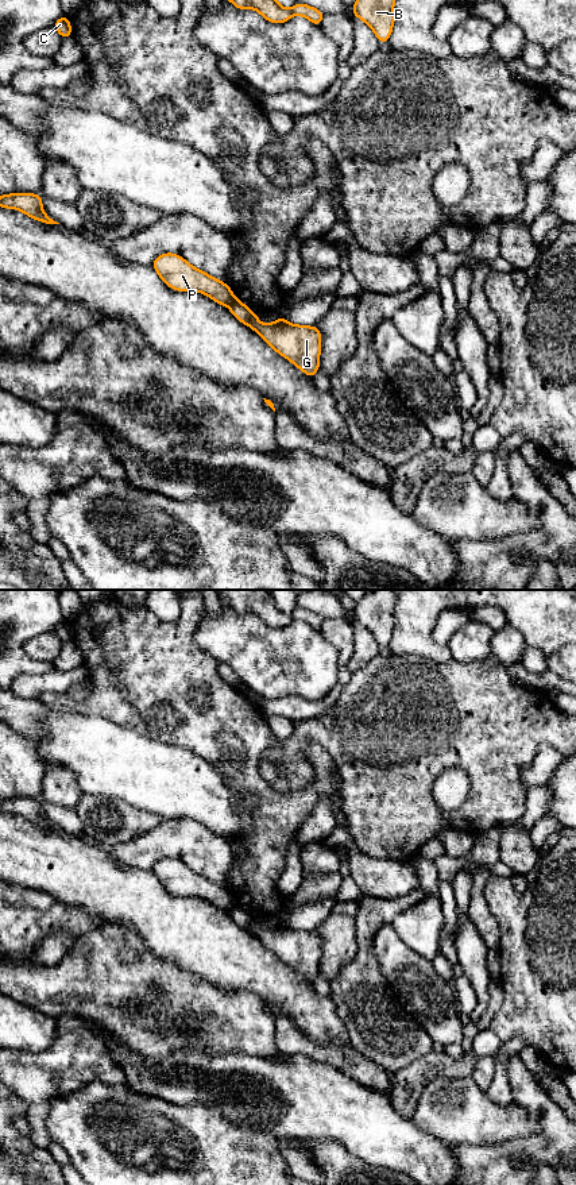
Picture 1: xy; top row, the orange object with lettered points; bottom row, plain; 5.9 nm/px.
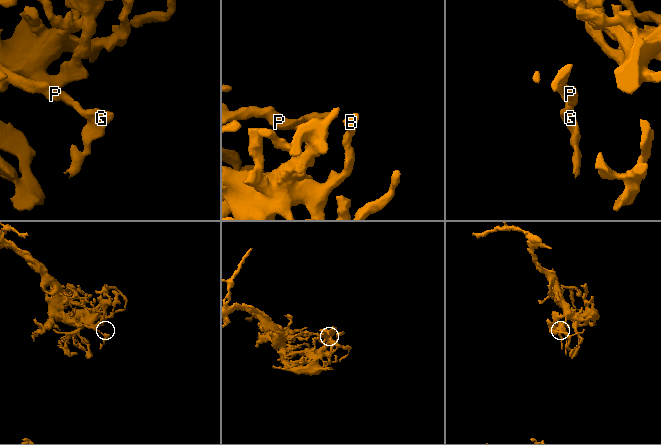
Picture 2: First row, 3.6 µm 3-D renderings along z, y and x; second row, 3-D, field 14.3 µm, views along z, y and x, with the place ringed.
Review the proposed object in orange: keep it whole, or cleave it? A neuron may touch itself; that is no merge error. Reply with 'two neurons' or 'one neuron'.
two neurons

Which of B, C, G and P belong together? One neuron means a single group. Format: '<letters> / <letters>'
B C P / G

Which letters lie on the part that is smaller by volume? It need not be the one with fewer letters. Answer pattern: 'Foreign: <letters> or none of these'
Foreign: G

